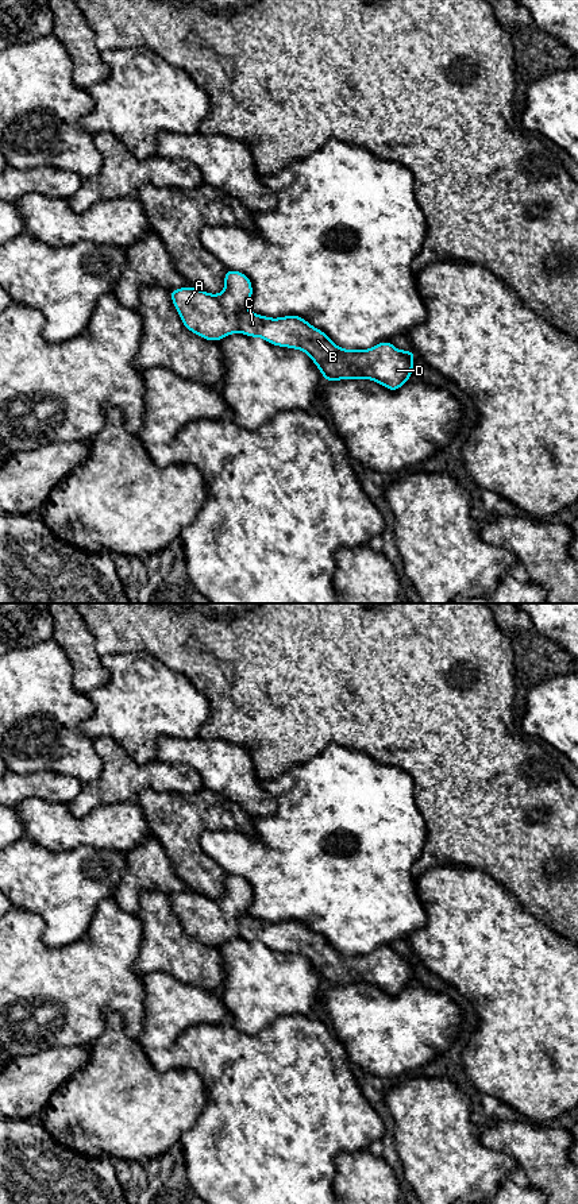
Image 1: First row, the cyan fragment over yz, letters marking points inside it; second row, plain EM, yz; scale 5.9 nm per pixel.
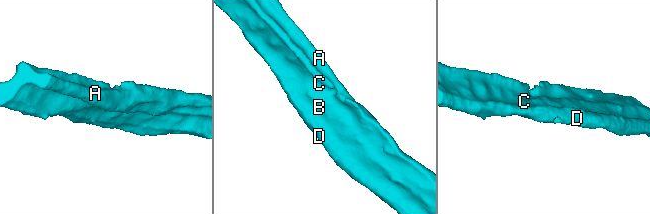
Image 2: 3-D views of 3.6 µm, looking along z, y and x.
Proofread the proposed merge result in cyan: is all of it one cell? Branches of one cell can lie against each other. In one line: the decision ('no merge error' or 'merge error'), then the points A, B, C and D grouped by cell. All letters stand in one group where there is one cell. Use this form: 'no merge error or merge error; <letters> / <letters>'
no merge error; A B C D

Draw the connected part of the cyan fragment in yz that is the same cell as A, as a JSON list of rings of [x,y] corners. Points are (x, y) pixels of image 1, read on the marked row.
[[[238,270],[226,271],[224,289],[219,294],[186,286],[170,290],[170,297],[184,327],[204,340],[219,341],[240,332],[248,337],[262,337],[273,346],[300,350],[312,359],[327,382],[363,378],[396,391],[411,381],[415,362],[412,350],[401,351],[390,341],[378,343],[369,350],[346,350],[336,346],[325,332],[311,325],[301,316],[289,314],[271,319],[253,313],[247,308],[253,298],[253,283],[244,273]]]

